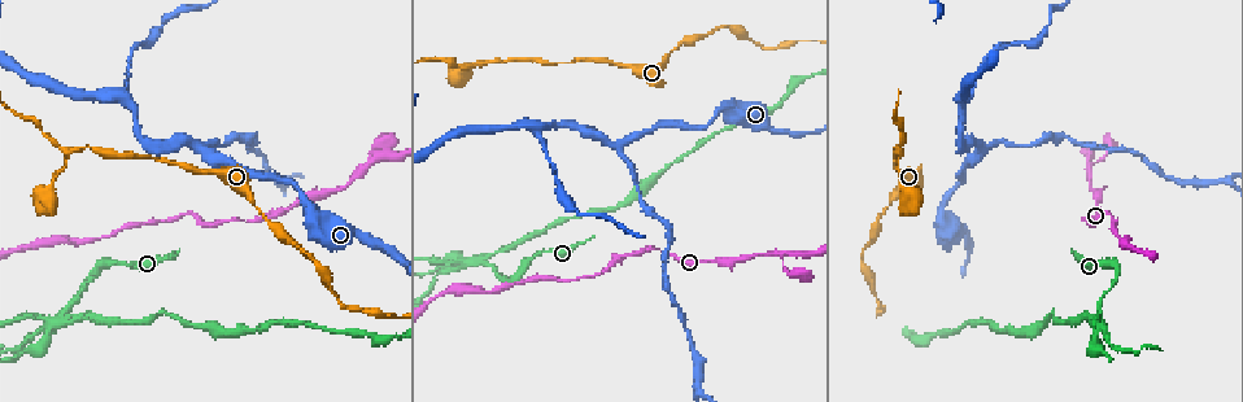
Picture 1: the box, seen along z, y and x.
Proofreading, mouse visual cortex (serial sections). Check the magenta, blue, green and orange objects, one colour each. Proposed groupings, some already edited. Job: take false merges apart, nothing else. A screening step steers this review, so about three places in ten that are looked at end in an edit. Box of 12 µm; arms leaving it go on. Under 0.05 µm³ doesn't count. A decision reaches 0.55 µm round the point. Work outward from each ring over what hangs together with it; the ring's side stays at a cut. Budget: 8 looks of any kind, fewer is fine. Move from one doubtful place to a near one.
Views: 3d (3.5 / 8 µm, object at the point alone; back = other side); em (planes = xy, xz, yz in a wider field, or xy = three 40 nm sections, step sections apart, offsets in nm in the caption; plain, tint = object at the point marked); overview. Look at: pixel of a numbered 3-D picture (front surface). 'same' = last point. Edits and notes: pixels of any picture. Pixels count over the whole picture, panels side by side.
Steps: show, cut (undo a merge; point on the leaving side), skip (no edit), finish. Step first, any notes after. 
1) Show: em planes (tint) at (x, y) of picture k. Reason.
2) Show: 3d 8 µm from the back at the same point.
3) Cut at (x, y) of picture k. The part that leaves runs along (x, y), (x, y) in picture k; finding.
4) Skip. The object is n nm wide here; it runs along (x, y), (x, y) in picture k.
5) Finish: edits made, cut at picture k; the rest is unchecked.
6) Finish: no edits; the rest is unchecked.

Show: 3d 8 µm at (1090, 163) of picture 1. A narrow waist.

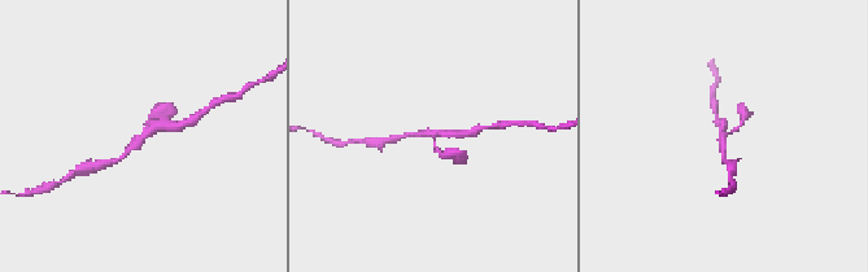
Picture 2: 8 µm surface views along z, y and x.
Show: em xy step 3 (tint) at (143, 138) of picture 2. 3 arms meet here; the arms are 150, 150, 250 nm wide; need the tissue.

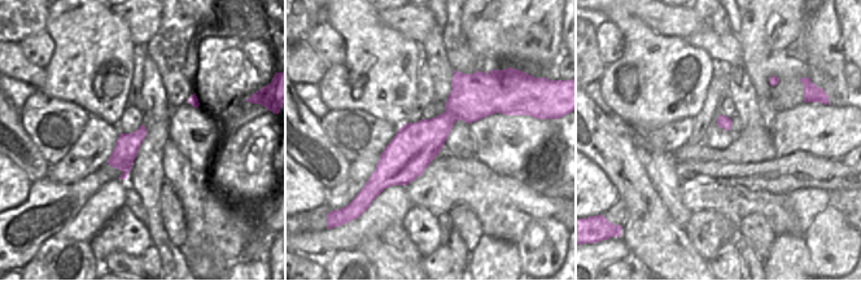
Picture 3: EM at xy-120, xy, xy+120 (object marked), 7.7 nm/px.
Skip. It runs along (116, 162), (136, 145), (158, 115) in picture 2; all the same cell.

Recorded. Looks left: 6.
Show: 3d 3.5 µm from the back at (617, 142) of picture 1. A fork.

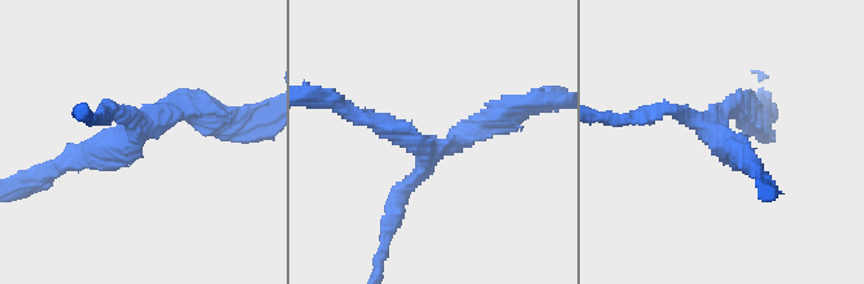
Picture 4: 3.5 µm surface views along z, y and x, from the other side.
Show: em planes (tint) at (138, 131) of picture 4. 3 arms meet here; the arms are 200, 250, 250 nm wide.

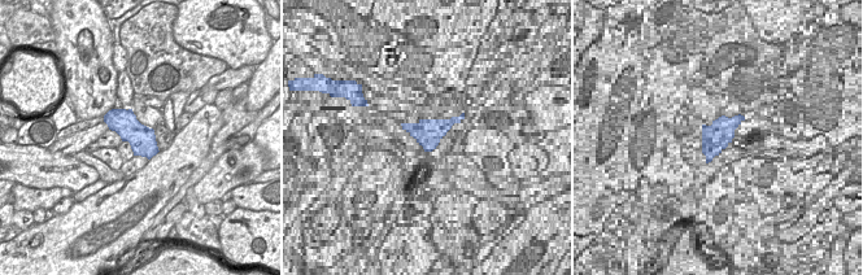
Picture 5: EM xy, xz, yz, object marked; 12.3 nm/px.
Skip. It runs along (65, 161), (169, 109), (208, 113) in picture 4; continuous, no second cell.

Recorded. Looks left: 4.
Show: 3d 8 µm at (485, 60) of picture 1. Abrupt turn.

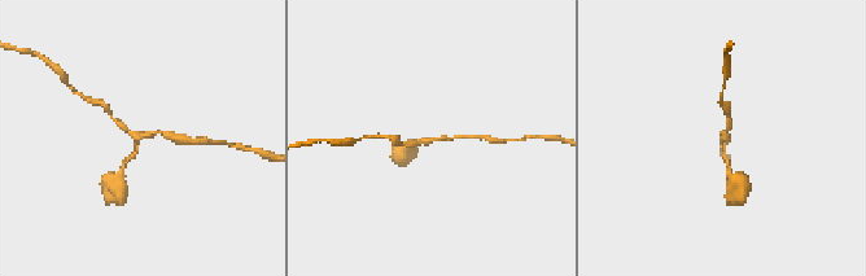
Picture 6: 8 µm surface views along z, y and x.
Show: em xy step 2 (tint) at (136, 137) of picture 6. 3 arms meet here; the arms are 150, 150, 150 nm wide.

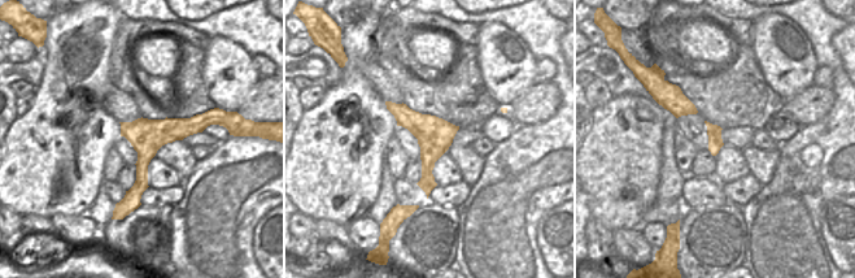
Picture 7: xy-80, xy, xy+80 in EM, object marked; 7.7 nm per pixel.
Skip. The object is 280 nm wide here; it runs along (175, 136), (143, 134), (122, 169) in picture 6; one cell here.

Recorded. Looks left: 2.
Finish: no edits; the rest is unchecked.

